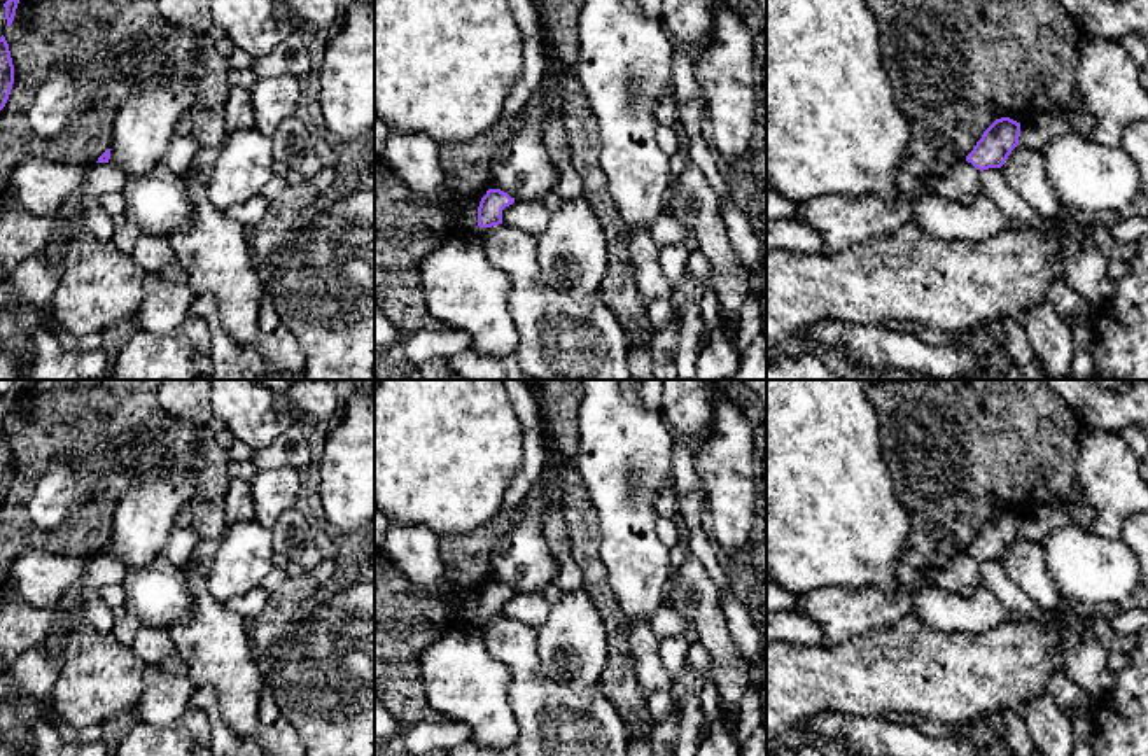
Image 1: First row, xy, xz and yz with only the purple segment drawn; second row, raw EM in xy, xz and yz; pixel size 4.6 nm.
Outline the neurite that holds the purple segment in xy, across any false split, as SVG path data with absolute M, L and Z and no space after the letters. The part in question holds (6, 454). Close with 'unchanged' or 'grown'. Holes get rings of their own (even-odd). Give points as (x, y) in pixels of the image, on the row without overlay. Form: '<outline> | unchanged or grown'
M0 429L0 502L5 499L14 476L14 457L5 429Z | unchanged

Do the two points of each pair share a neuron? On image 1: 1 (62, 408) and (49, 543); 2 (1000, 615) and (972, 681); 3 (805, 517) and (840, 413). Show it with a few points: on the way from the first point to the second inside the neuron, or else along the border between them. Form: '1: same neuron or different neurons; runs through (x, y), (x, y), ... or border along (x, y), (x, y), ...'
1: same neuron; runs through (86, 443), (86, 499), (83, 511)
2: different neurons; border along (1021, 615), (984, 630), (956, 632)
3: same neuron; runs through (805, 490), (805, 448), (814, 440)

